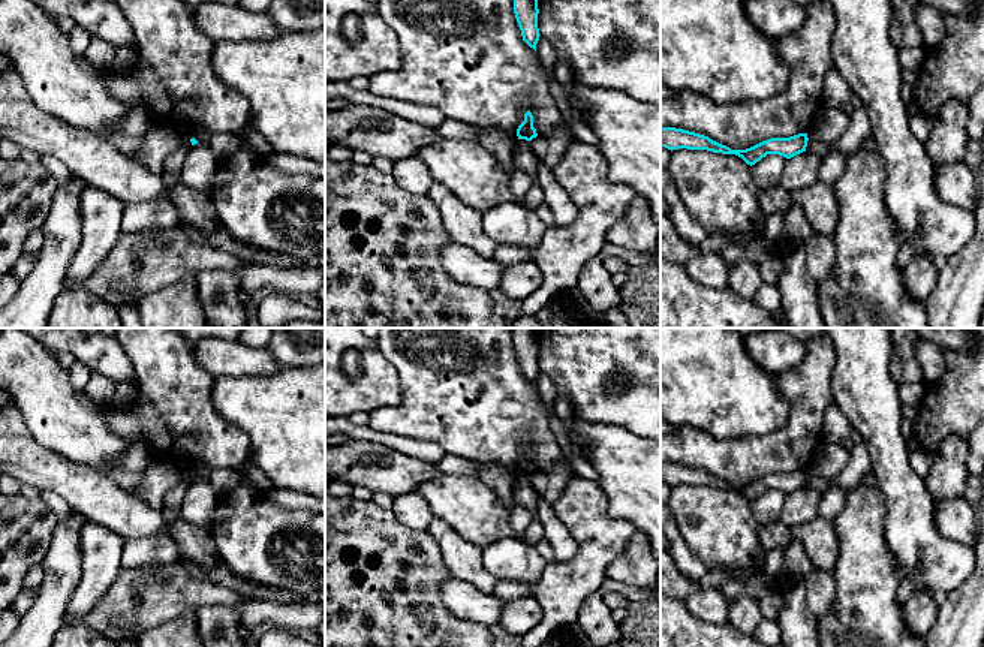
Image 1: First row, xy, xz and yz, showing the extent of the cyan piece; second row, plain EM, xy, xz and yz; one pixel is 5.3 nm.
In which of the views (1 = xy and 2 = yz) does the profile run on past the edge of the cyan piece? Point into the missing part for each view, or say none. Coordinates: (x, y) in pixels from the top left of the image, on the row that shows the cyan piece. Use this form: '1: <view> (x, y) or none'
1: none
2: none

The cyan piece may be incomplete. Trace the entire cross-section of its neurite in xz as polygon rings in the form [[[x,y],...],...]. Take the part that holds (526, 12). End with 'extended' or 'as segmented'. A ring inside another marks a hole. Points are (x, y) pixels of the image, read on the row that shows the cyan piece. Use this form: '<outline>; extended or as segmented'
[[[514,0],[514,13],[523,40],[536,51],[536,43],[541,36],[538,28],[538,0]]]; as segmented

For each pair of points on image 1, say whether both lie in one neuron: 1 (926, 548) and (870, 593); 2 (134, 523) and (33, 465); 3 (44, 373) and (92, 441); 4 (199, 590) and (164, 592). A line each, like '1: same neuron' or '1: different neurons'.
1: different neurons
2: same neuron
3: same neuron
4: same neuron

